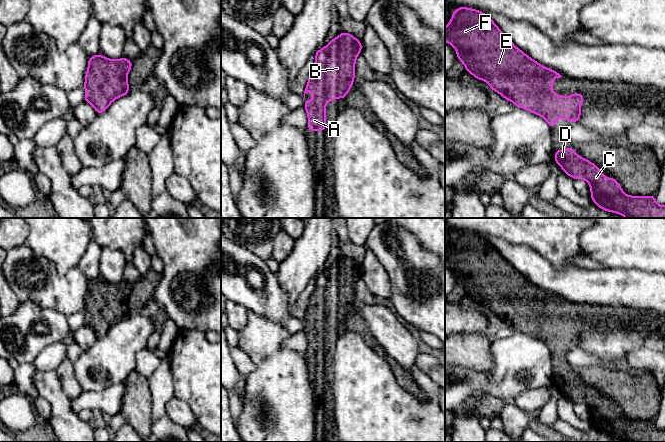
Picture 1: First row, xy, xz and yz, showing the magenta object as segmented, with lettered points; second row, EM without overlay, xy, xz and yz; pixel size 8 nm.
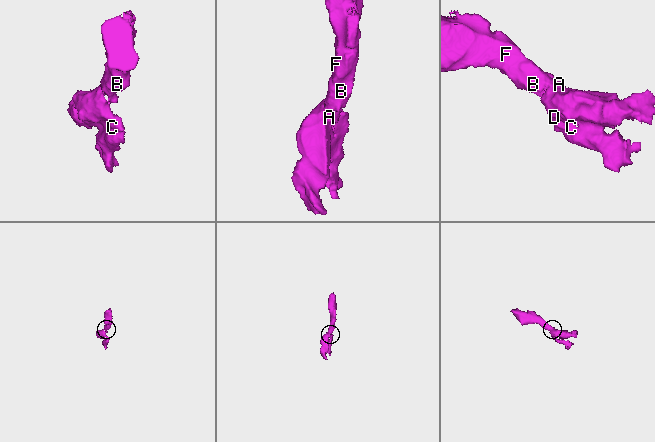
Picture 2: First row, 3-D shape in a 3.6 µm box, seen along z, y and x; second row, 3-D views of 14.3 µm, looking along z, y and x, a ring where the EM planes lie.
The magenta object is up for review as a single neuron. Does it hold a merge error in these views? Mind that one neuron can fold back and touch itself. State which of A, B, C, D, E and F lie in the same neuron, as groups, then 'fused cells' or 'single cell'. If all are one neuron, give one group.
A B C D E F; single cell

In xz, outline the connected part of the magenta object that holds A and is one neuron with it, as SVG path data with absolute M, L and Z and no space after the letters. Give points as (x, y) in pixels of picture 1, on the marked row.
M342 32L315 53L315 65L309 74L305 94L311 91L314 100L305 99L308 115L306 130L326 130L326 104L338 97L345 99L355 78L355 62L362 51L362 43L353 35Z

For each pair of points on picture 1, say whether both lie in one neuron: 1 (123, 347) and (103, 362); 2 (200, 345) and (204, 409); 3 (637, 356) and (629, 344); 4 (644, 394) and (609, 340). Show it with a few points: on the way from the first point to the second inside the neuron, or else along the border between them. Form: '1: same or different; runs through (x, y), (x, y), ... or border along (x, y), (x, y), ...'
1: same; runs through (118, 350), (108, 360)
2: same; runs through (200, 361), (200, 368), (204, 373), (204, 393)
3: different; border along (651, 344), (627, 354), (626, 361), (631, 368)
4: different; border along (608, 368), (632, 374), (644, 374), (647, 372)

